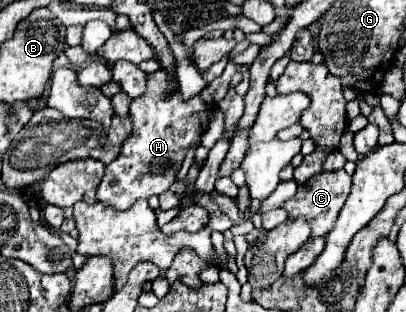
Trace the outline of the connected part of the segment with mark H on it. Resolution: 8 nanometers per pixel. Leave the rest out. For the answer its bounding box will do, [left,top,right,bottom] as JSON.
[98,70,210,210]

